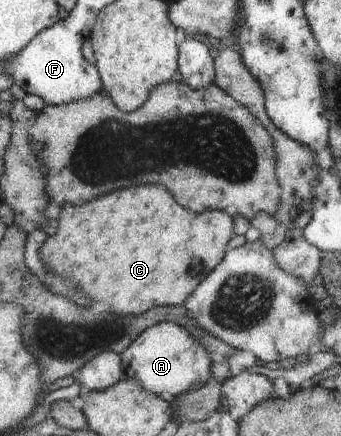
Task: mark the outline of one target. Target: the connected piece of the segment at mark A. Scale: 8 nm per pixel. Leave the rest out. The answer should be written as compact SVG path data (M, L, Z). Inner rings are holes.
M160 322L147 327L138 337L133 336L118 355L122 373L135 381L148 395L164 397L170 401L180 394L201 388L210 377L208 352L187 332L171 324Z

